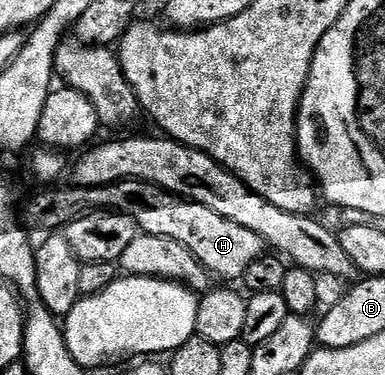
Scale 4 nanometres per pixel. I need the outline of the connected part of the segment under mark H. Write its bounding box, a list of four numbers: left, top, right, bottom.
[22,181,266,283]

